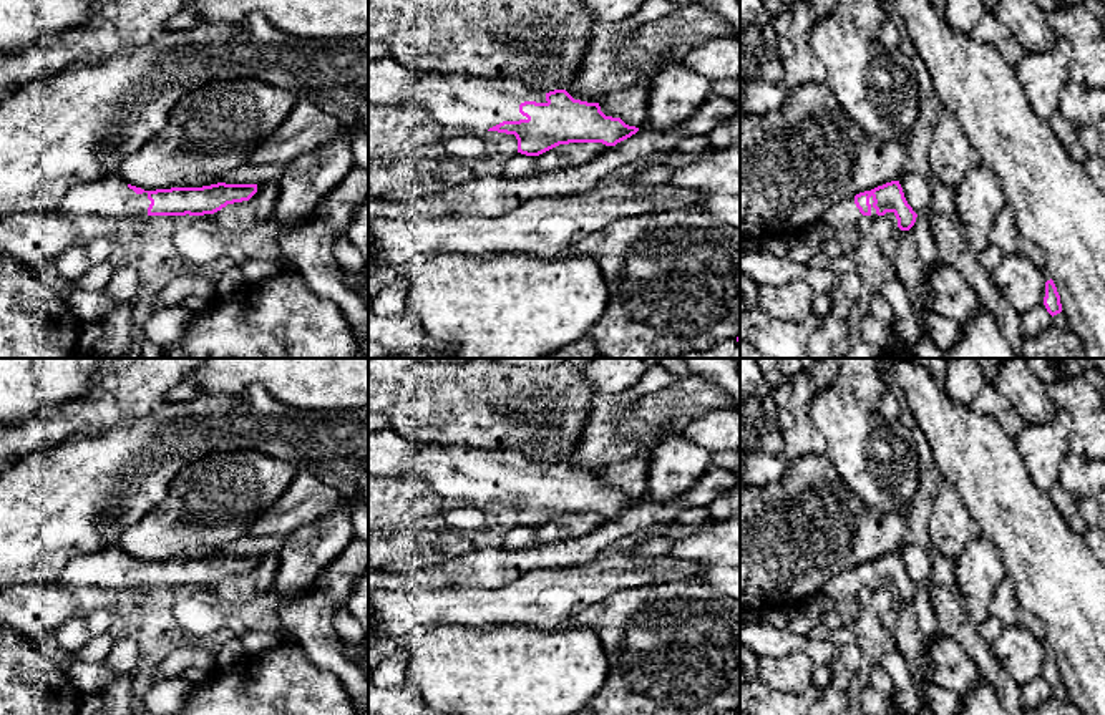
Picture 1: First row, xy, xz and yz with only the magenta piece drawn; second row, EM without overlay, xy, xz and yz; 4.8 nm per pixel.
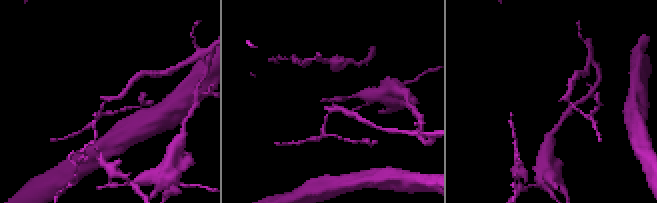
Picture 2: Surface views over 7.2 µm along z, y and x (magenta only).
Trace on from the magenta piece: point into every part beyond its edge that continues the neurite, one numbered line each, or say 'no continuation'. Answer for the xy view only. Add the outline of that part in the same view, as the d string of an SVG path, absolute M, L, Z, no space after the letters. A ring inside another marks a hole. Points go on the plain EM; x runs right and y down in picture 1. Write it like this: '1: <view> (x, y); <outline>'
1: xy (110, 568); M118 547L80 554L68 561L60 584L73 587L100 587L114 591L134 591L148 587L151 572L148 564L136 566Z

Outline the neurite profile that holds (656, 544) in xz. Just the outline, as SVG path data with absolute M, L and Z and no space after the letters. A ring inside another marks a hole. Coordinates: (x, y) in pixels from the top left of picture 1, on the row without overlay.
M655 531L650 536L635 541L629 554L637 557L669 556L674 542L675 542L674 539Z

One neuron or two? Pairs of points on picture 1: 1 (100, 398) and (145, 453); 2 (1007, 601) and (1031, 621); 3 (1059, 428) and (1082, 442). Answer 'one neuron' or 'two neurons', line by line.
1: two neurons
2: one neuron
3: two neurons

